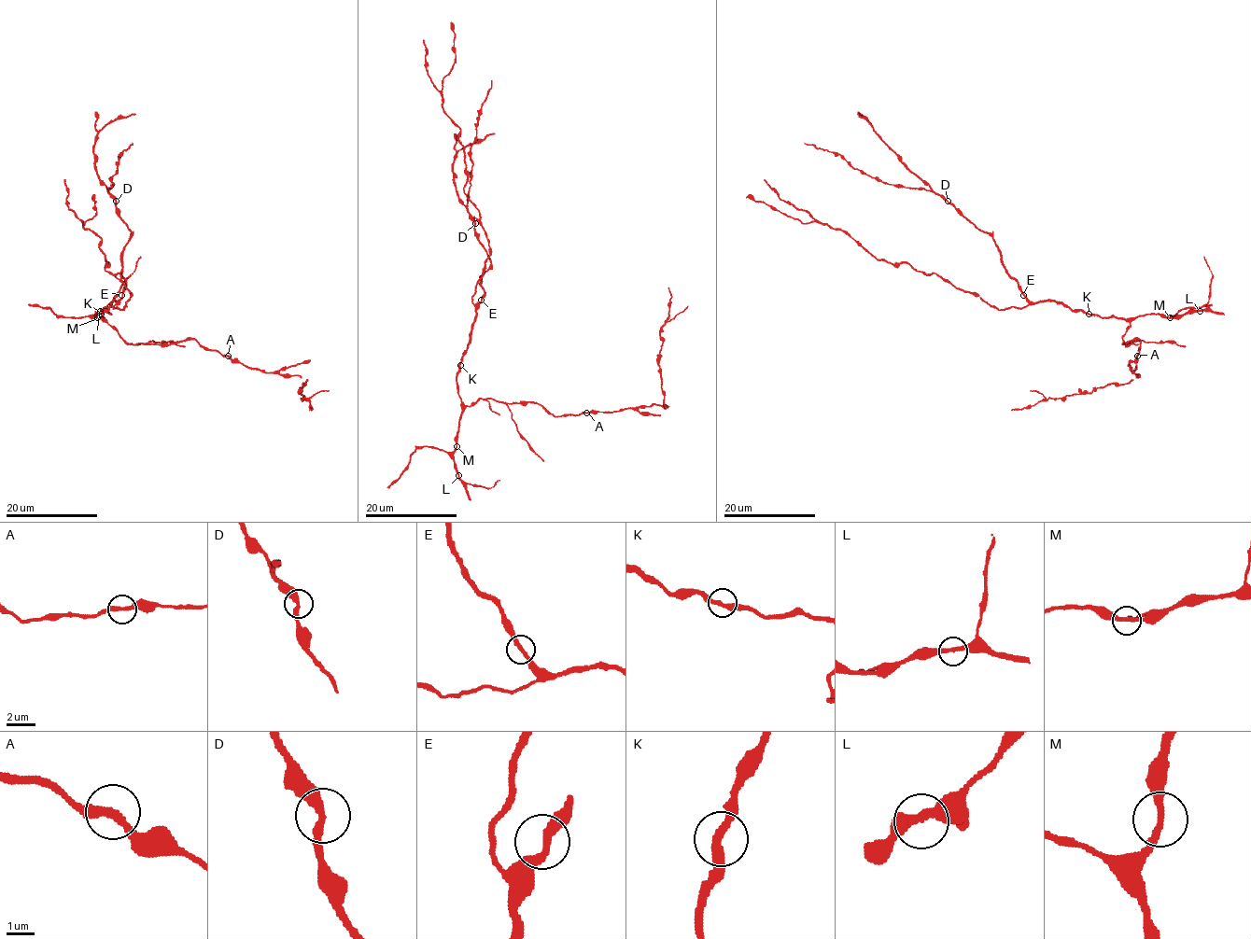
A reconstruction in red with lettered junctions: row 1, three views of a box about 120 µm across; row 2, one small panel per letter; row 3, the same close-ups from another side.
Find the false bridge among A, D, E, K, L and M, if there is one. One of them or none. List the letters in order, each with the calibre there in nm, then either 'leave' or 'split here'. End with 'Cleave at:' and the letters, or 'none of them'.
A: calibre 280 nm; leave
D: calibre 300 nm; leave
E: calibre 280 nm; leave
K: calibre 320 nm; leave
L: calibre 280 nm; leave
M: calibre 260 nm; leave
Cleave at: none of them

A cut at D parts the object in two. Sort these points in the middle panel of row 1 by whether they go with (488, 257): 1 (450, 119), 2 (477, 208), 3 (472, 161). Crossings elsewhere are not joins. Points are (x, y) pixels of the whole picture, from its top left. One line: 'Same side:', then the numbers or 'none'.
Same side: 1, 2

